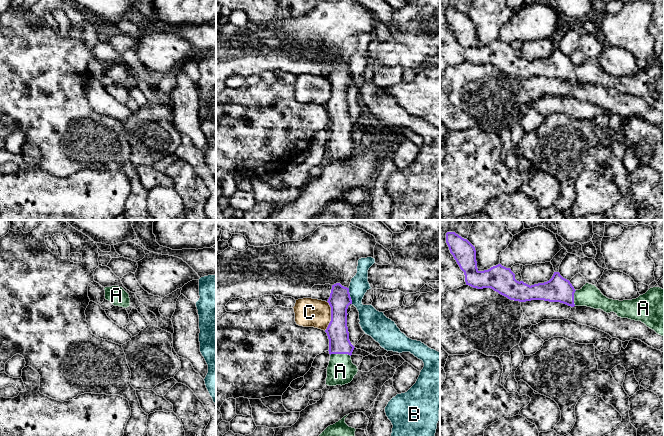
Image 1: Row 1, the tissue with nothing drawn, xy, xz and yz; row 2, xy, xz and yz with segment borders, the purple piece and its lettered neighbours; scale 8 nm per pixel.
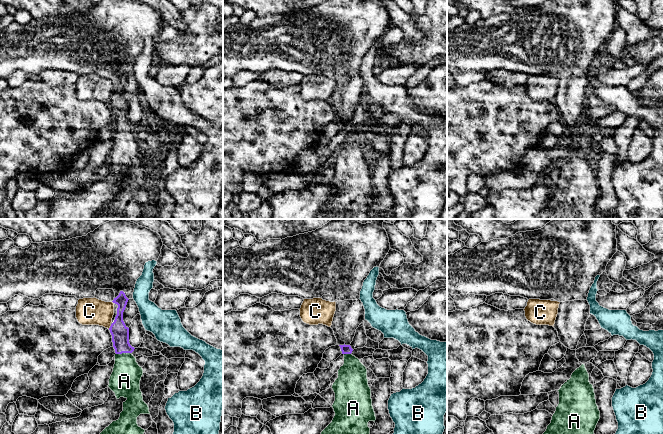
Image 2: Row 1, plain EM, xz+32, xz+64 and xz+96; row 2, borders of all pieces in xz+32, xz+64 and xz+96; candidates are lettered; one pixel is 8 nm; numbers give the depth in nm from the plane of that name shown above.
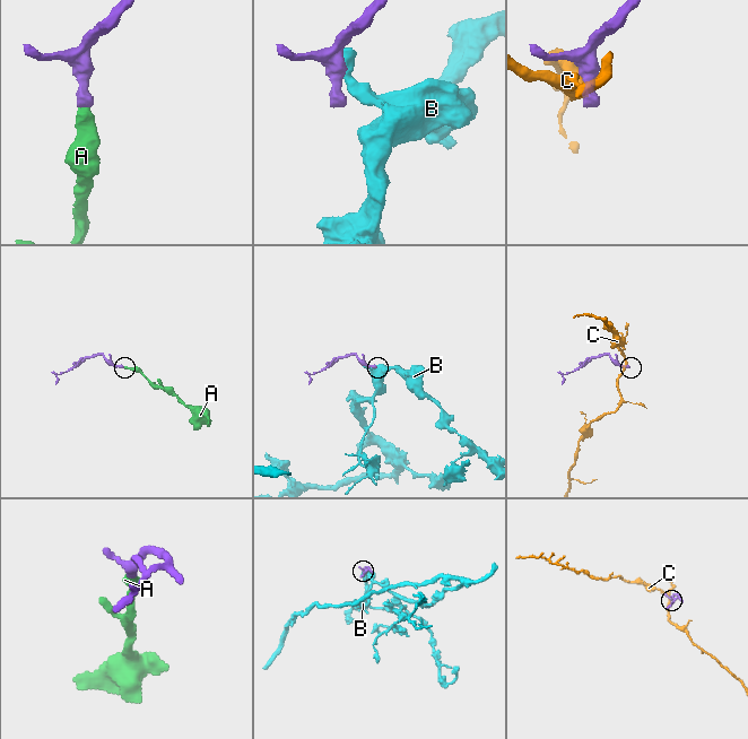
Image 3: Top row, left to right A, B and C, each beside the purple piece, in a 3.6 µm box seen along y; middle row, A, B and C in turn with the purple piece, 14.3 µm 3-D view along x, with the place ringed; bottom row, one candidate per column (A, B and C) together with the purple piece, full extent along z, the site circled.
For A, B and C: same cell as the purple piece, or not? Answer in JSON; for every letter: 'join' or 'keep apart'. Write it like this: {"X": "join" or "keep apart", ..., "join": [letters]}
{"A": "join", "B": "keep apart", "C": "keep apart", "join": ["A"]}

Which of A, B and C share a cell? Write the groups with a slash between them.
A / B / C

